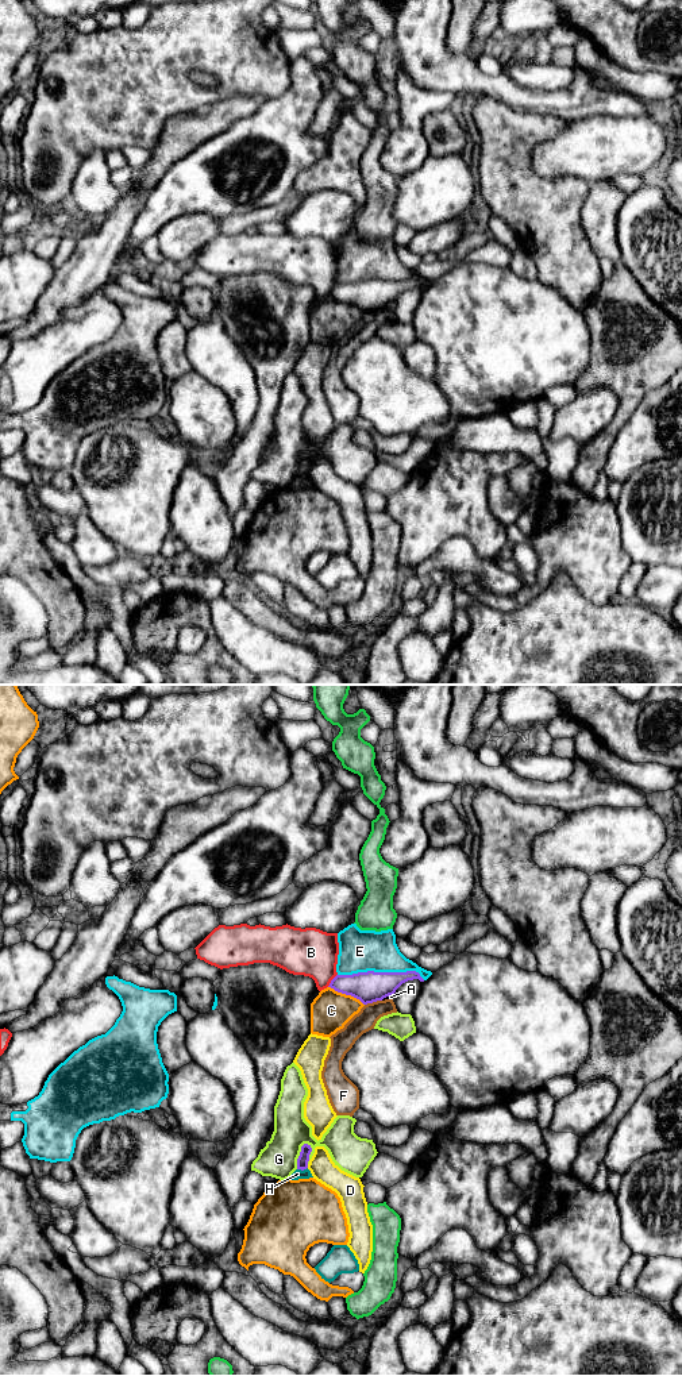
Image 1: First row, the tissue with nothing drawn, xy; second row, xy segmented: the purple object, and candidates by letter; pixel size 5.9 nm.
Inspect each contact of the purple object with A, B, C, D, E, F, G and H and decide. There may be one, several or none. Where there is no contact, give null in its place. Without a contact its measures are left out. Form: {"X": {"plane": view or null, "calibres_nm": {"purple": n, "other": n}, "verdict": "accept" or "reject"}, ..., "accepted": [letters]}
{"A": {"plane": "xy", "calibres_nm": {"purple": 180, "other": 30}, "verdict": "reject"}, "B": {"plane": "xy", "calibres_nm": {"purple": 180, "other": 280}, "verdict": "reject"}, "C": {"plane": "xy", "calibres_nm": {"purple": 180, "other": 240}, "verdict": "reject"}, "D": {"plane": "xy", "calibres_nm": {"purple": 70, "other": 150}, "verdict": "reject"}, "E": {"plane": "xy", "calibres_nm": {"purple": 180, "other": 260}, "verdict": "reject"}, "F": {"plane": "xy", "calibres_nm": {"purple": 180, "other": 120}, "verdict": "reject"}, "G": {"plane": "xy", "calibres_nm": {"purple": 70, "other": 220}, "verdict": "reject"}, "H": {"plane": "xy", "calibres_nm": {"purple": 70, "other": 60}, "verdict": "reject"}, "accepted": []}

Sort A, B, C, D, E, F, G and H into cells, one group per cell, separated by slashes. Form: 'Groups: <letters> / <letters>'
Groups: A / B / C / D / E / F / G / H

